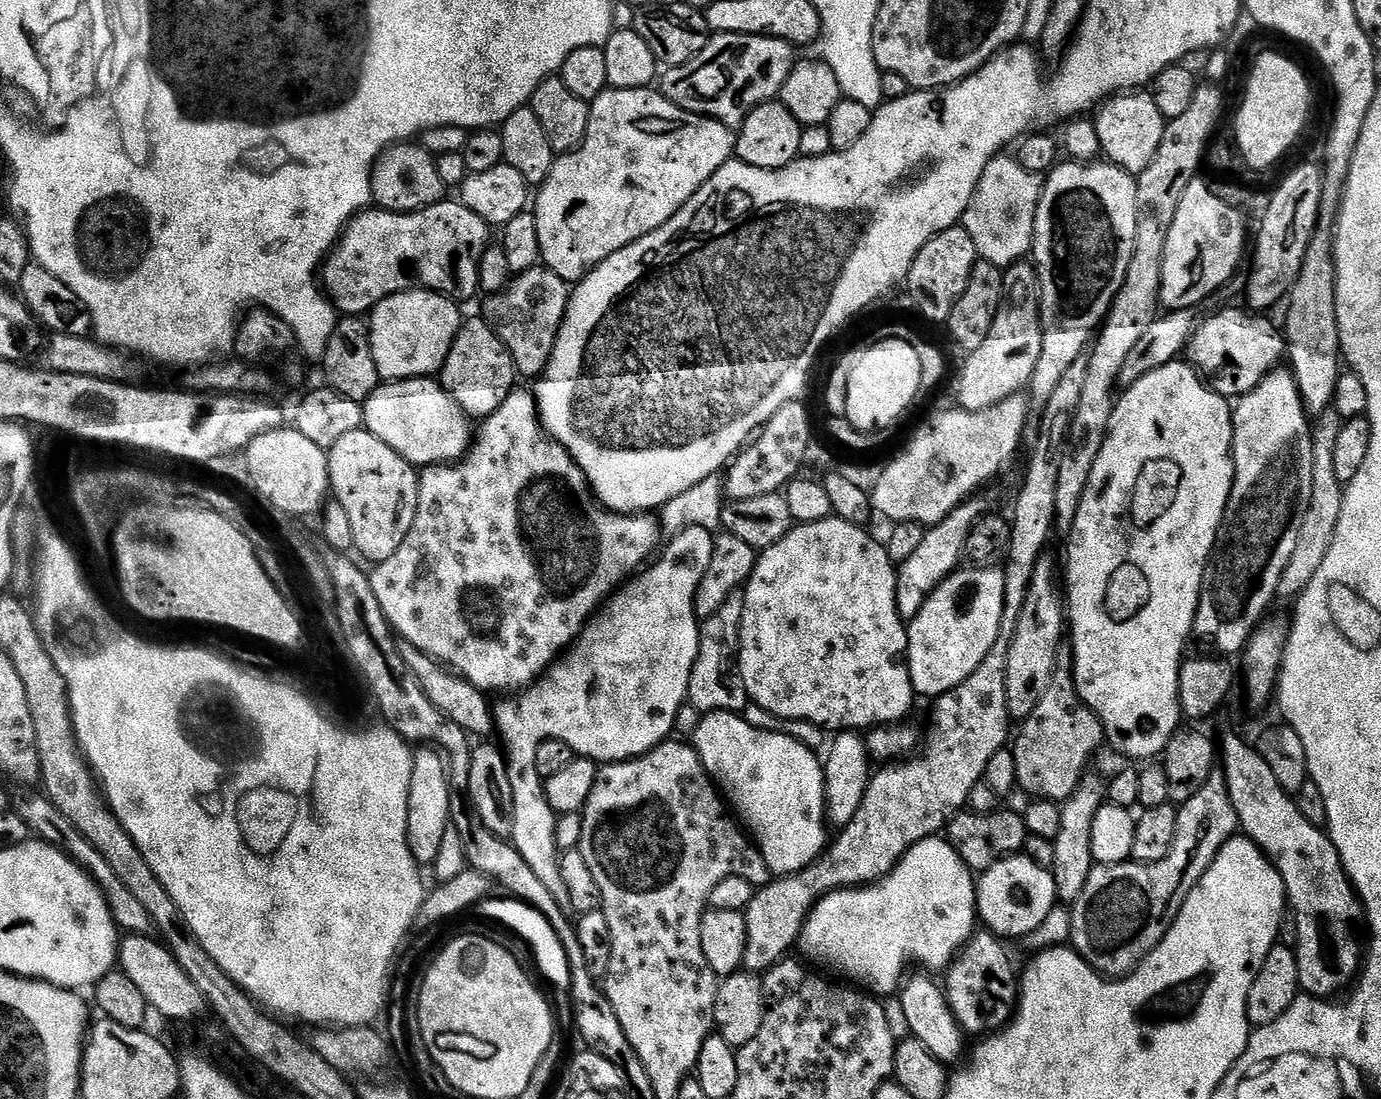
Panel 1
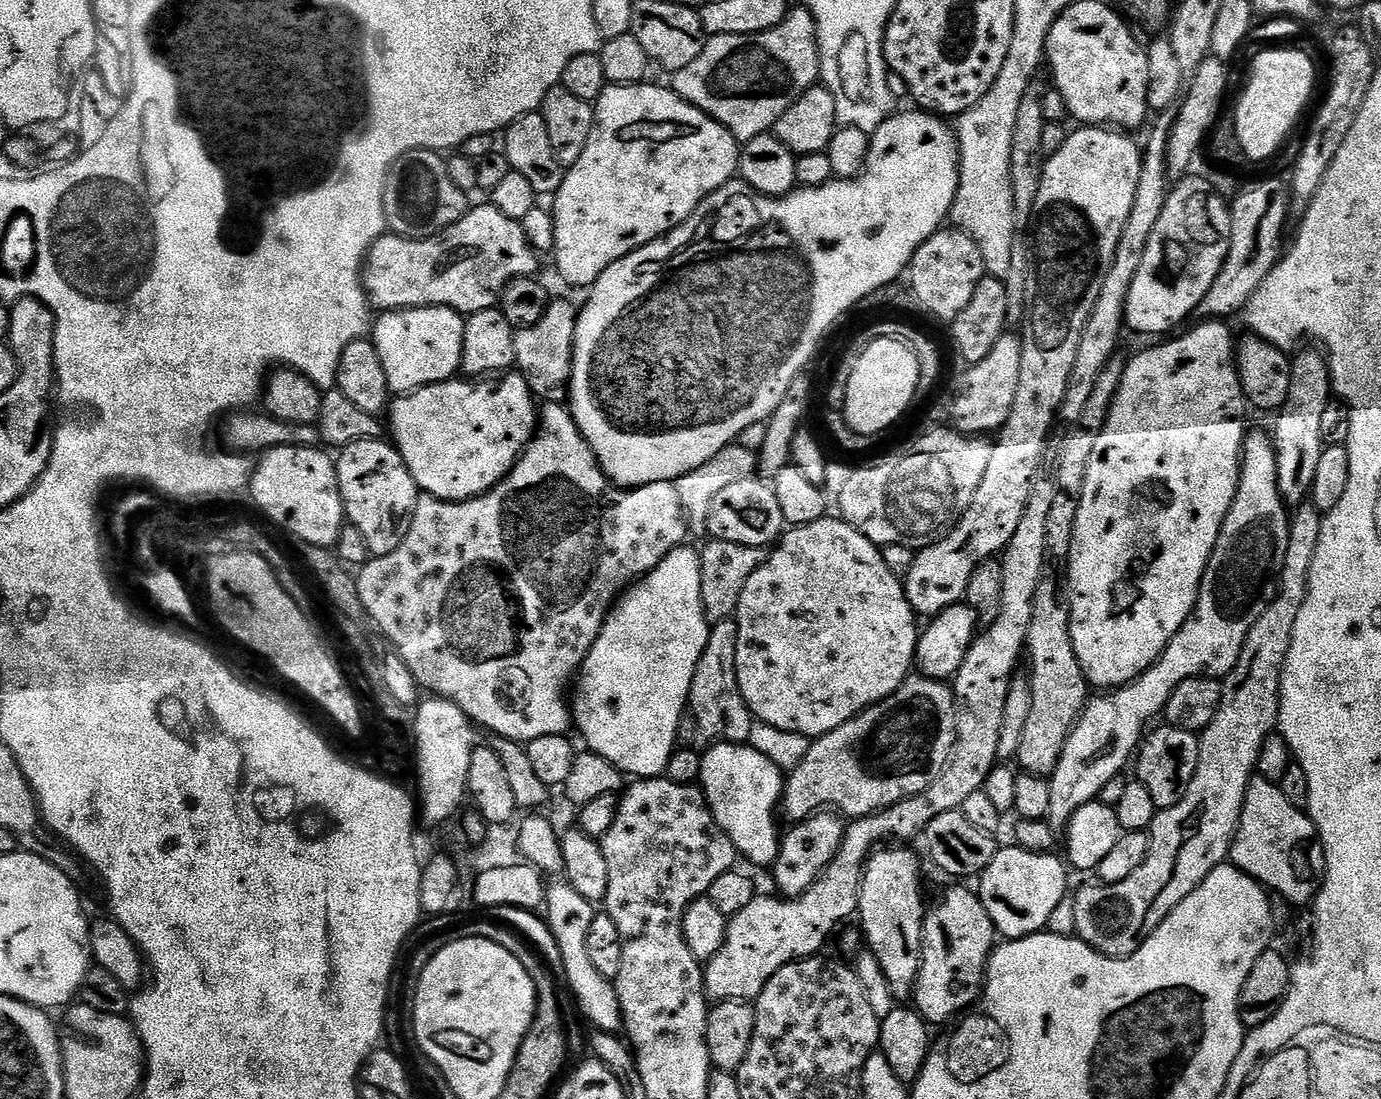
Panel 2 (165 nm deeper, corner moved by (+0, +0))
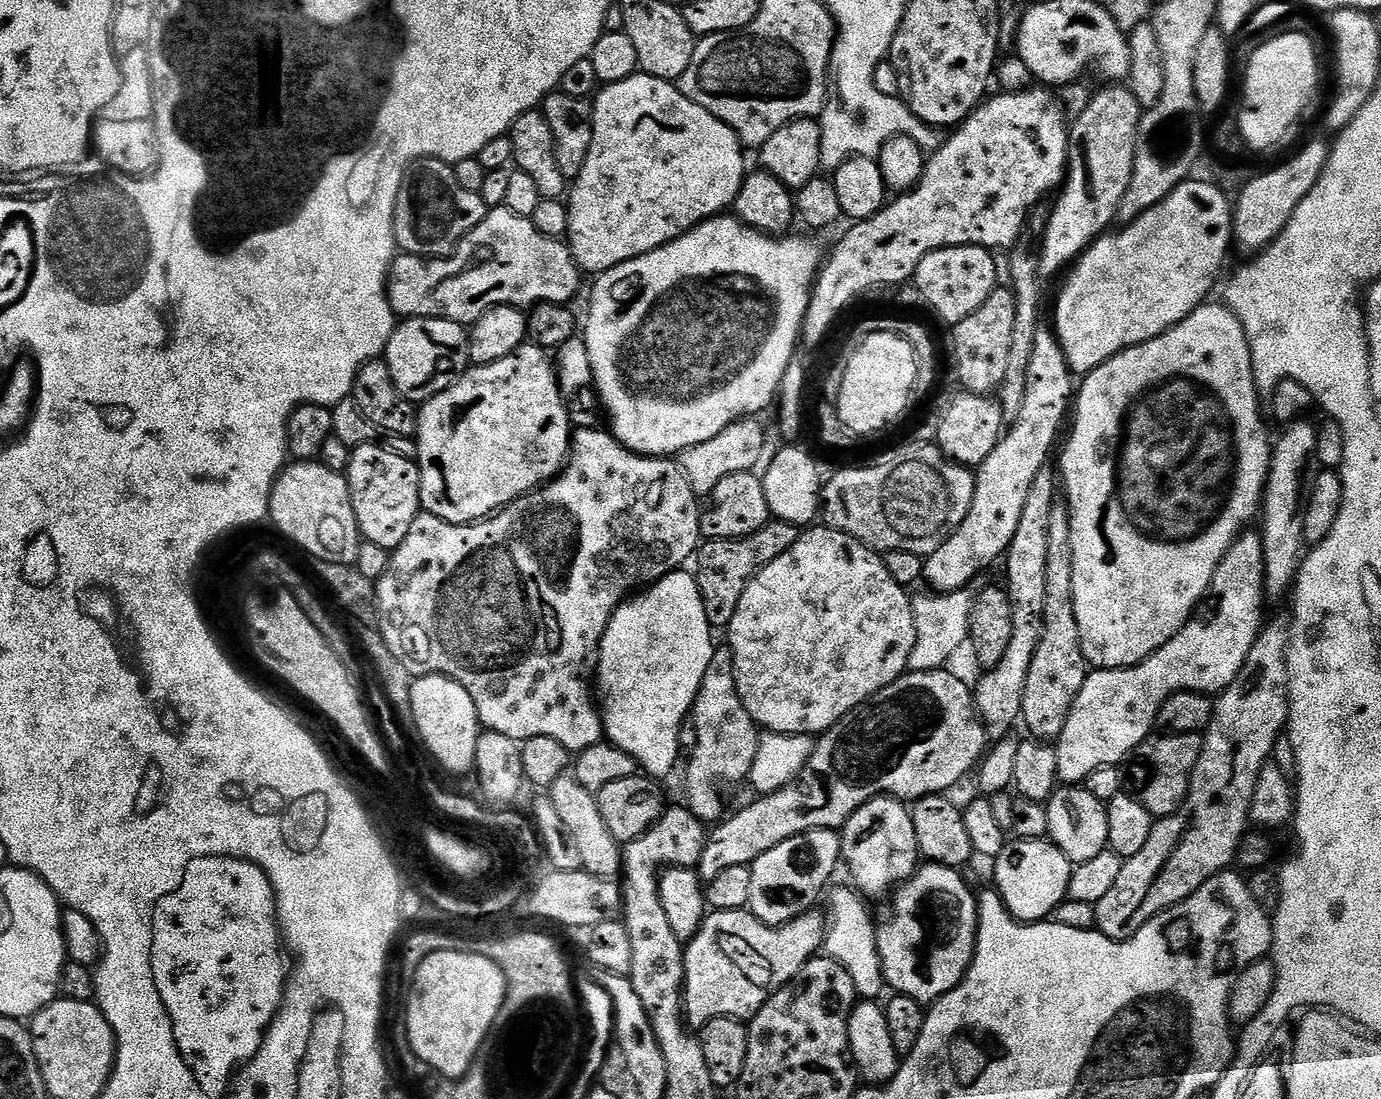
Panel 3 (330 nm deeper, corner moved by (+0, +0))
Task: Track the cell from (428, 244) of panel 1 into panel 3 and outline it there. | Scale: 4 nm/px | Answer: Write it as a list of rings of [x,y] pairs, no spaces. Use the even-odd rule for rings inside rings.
[[[509,208],[489,210],[486,218],[462,238],[451,256],[443,258],[425,258],[422,256],[397,255],[388,272],[388,301],[393,312],[400,318],[421,316],[422,318],[438,318],[449,320],[455,324],[471,326],[486,310],[494,306],[512,304],[521,310],[531,309],[538,304],[563,304],[576,296],[580,288],[582,273],[576,265],[576,259],[568,249],[564,240],[546,238],[546,234],[538,234],[531,219],[511,212]]]

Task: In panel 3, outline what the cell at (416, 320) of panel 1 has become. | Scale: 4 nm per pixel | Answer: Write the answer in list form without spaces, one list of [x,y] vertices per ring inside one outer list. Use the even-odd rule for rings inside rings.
[[[413,316],[397,323],[383,359],[388,361],[390,374],[394,374],[394,386],[402,390],[406,399],[423,402],[446,390],[468,371],[468,332],[465,325],[449,320]]]

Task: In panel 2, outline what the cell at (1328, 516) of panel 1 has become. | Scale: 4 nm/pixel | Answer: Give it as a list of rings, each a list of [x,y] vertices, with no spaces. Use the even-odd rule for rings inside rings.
[[[1305,502],[1295,509],[1290,516],[1290,542],[1286,546],[1286,558],[1278,573],[1278,591],[1270,606],[1254,622],[1242,654],[1234,670],[1223,677],[1224,693],[1218,706],[1218,714],[1210,726],[1199,733],[1198,770],[1178,806],[1170,806],[1157,811],[1150,829],[1148,857],[1130,878],[1113,884],[1084,884],[1071,897],[1074,906],[1075,935],[1104,956],[1129,956],[1142,946],[1144,939],[1162,923],[1205,880],[1214,869],[1229,859],[1232,851],[1232,838],[1242,814],[1242,802],[1246,798],[1248,783],[1256,772],[1256,763],[1264,740],[1273,735],[1280,719],[1280,679],[1284,673],[1284,659],[1290,650],[1294,634],[1294,622],[1304,605],[1308,589],[1310,566],[1318,550],[1318,534],[1322,513],[1310,502]]]

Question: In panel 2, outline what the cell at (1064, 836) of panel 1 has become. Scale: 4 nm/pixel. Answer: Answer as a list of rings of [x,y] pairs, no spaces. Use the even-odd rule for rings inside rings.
[[[1249,431],[1245,435],[1244,454],[1240,458],[1240,481],[1236,497],[1222,522],[1218,542],[1210,554],[1210,562],[1204,571],[1200,592],[1196,596],[1194,618],[1190,618],[1181,626],[1180,632],[1174,634],[1174,638],[1168,643],[1160,659],[1150,665],[1140,677],[1133,680],[1131,684],[1124,685],[1123,688],[1101,691],[1093,695],[1084,705],[1080,719],[1068,735],[1068,741],[1062,750],[1062,758],[1058,758],[1058,766],[1052,771],[1048,780],[1050,810],[1047,822],[1052,828],[1067,829],[1072,815],[1082,806],[1093,803],[1099,797],[1102,786],[1106,786],[1110,778],[1121,775],[1127,764],[1129,767],[1146,729],[1153,723],[1151,720],[1163,713],[1170,694],[1174,694],[1179,684],[1186,682],[1186,678],[1195,676],[1223,678],[1234,670],[1254,622],[1262,618],[1262,614],[1276,597],[1278,573],[1284,564],[1286,546],[1289,542],[1290,508],[1285,504],[1278,490],[1278,466],[1273,437],[1269,433],[1267,436],[1264,432]]]

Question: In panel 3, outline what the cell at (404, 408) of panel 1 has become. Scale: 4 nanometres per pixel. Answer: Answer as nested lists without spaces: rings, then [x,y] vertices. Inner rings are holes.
[[[525,342],[521,344],[514,354],[506,354],[506,358],[498,358],[498,362],[489,364],[478,364],[469,367],[464,375],[450,385],[446,390],[442,390],[436,396],[431,396],[428,400],[419,405],[416,418],[416,463],[420,465],[420,506],[421,509],[438,518],[442,518],[451,524],[474,524],[477,520],[487,520],[501,508],[514,502],[527,492],[535,492],[550,480],[556,479],[560,475],[567,459],[568,450],[572,442],[574,427],[569,416],[570,408],[564,405],[566,397],[561,392],[557,380],[557,369],[554,367],[554,360],[545,349],[539,348],[537,344]]]

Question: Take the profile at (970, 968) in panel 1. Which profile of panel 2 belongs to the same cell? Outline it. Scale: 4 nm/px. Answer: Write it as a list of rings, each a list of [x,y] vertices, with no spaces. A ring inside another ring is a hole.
[[[948,888],[941,894],[940,901],[924,914],[920,969],[914,989],[914,1007],[923,1020],[932,1026],[944,1024],[951,1016],[959,1017],[979,1001],[988,959],[997,943],[994,922],[973,889],[971,892],[968,888]]]

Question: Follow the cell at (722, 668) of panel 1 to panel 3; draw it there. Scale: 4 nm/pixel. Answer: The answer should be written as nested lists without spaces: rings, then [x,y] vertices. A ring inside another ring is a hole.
[[[727,646],[717,647],[714,658],[710,658],[710,667],[702,678],[702,686],[696,695],[696,703],[692,706],[690,719],[698,730],[698,746],[687,757],[688,760],[688,807],[705,825],[712,826],[725,815],[724,800],[720,791],[727,784],[744,784],[750,774],[750,766],[754,766],[754,754],[758,754],[758,742],[761,729],[752,721],[734,682],[734,658],[732,649]]]

